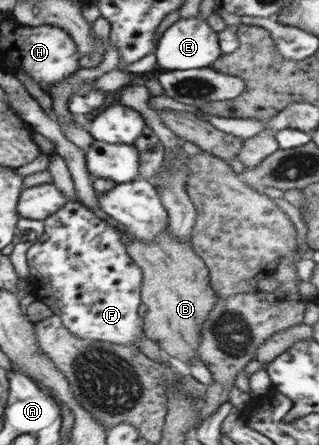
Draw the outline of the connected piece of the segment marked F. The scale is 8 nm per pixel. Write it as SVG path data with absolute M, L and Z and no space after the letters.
M77 200L67 201L43 222L43 234L26 252L28 270L32 277L29 282L36 298L44 302L54 315L61 317L63 325L79 338L139 348L139 338L144 333L143 318L137 313L142 302L140 292L143 272L127 253L120 231L103 218L97 218Z

